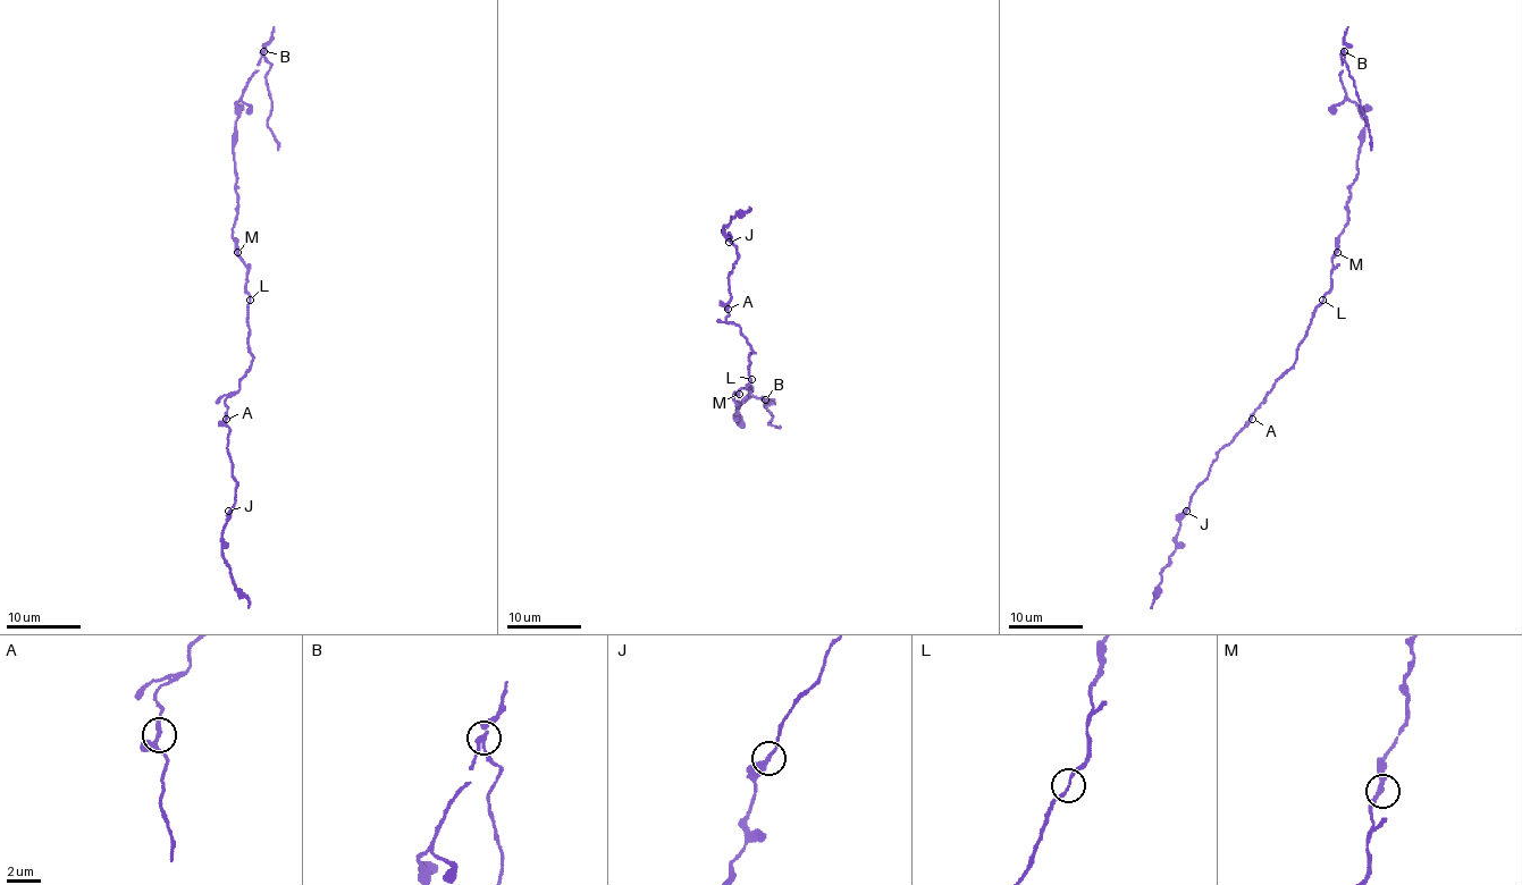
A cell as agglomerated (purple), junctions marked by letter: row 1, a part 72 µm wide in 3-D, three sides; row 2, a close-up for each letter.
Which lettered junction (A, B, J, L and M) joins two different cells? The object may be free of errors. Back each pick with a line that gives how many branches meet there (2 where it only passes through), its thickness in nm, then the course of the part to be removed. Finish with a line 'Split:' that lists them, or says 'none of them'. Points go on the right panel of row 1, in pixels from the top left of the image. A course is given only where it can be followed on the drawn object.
B: 3 | 180 nm | (1343, 50), (1367, 126), (1371, 150)
Split: B

